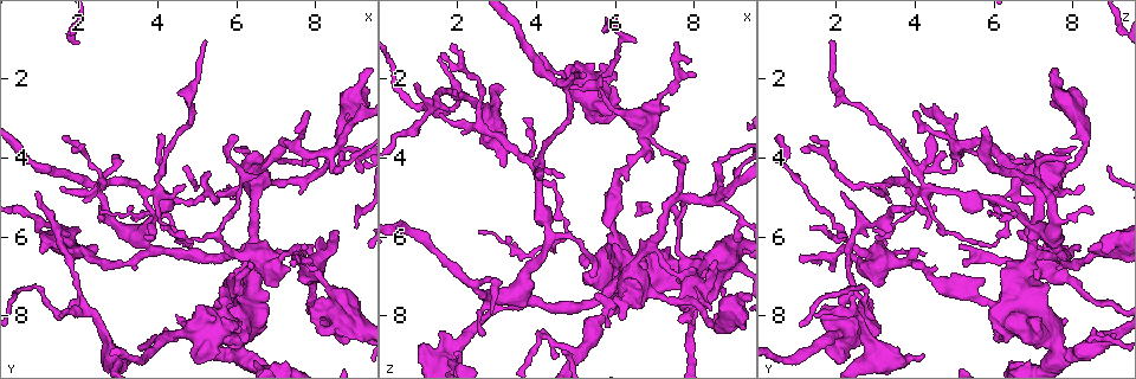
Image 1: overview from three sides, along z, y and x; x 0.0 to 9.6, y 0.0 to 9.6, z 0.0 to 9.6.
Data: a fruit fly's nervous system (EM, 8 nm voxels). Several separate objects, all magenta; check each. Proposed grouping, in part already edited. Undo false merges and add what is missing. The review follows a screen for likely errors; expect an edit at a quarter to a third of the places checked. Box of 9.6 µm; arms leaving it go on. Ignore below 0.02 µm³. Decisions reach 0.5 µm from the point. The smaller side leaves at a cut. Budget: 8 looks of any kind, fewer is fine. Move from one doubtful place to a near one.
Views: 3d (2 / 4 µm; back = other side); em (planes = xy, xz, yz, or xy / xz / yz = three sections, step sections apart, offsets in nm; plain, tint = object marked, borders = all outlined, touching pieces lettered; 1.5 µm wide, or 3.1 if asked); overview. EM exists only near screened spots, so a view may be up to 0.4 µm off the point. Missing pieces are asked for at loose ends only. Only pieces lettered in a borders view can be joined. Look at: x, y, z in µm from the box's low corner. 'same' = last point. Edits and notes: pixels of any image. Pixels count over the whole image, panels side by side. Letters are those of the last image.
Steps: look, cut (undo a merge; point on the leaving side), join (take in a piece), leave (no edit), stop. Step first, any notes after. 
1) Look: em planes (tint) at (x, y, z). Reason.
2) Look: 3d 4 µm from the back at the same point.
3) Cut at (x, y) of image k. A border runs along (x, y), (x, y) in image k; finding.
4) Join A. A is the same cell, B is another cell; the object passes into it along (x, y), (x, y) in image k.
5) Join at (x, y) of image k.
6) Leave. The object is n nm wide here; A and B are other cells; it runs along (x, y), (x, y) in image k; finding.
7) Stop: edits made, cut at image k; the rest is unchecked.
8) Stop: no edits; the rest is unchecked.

Look: 3d 4 µm at (8.75, 3.35, 8.30). Sudden change in width.

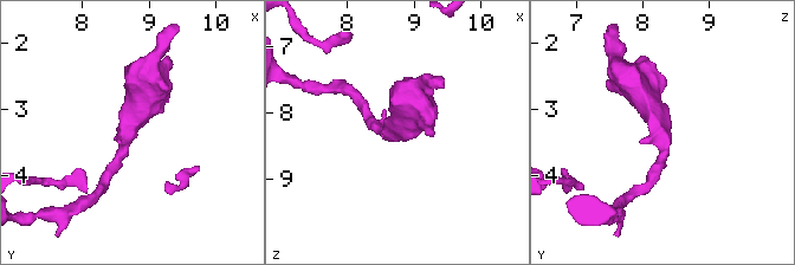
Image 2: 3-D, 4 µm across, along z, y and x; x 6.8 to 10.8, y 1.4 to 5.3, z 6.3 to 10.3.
Look: em planes (borders) at (8.70, 3.35, 8.25). The arms are 170, 420 nm wide.

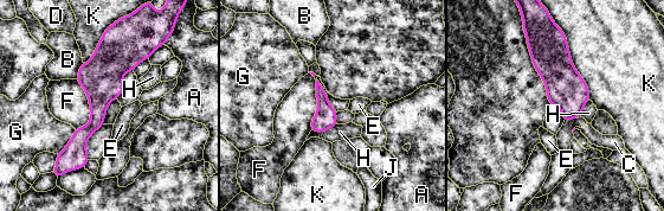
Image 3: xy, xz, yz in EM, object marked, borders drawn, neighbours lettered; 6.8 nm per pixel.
Leave. The object is 260 nm wide here; A, B, C, D, E, F, G, H, J and K are other cells; a border runs along (133, 70), (124, 74), (124, 87) in image 3; all the same cell.

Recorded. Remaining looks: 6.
Look: 3d 2 µm at (7.45, 6.75, 5.20). Free end.

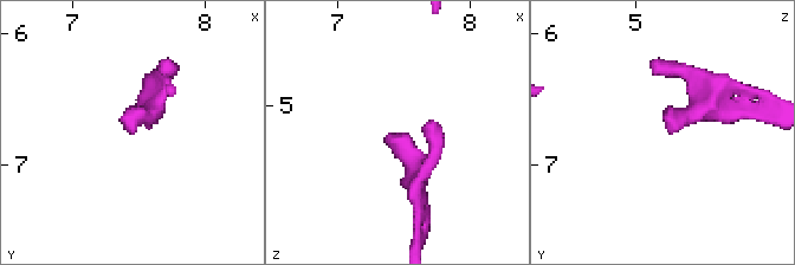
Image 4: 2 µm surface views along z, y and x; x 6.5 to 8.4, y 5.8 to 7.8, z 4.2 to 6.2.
Look: em xy step 8 (tint) at (7.46, 6.74, 5.26).

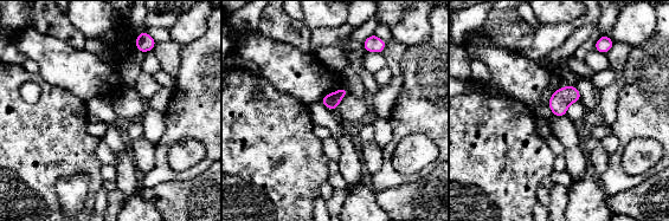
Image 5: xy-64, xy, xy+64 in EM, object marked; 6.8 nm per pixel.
Look: em planes (borders) at the same point. Cut it another way.

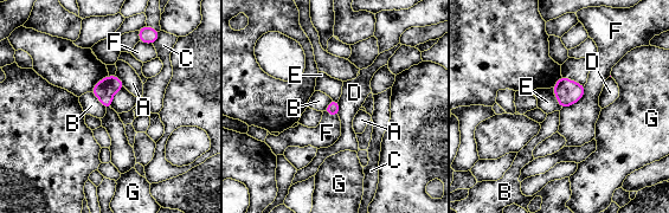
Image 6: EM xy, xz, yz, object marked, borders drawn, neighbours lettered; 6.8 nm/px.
Leave. A, B, C, D, E, F and G are other cells; a border runs along (554, 95), (561, 108) in image 6; none of them fits.

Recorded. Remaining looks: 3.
Look: 3d 4 µm at (7.05, 7.25, 3.10).

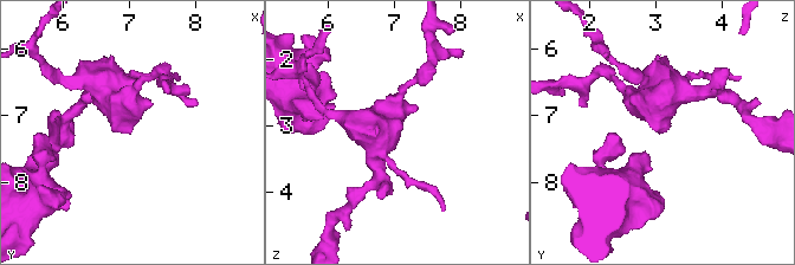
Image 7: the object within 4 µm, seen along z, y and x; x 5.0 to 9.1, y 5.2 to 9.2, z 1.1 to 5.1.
Look: em xz step 4 (tint) at (7.05, 7.25, 3.10). Shape alone is not enough.

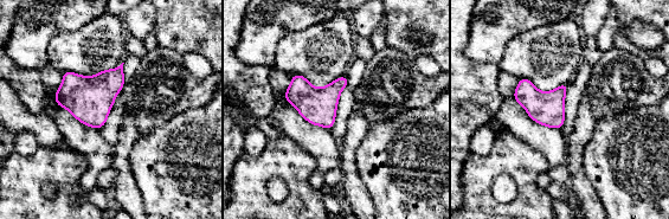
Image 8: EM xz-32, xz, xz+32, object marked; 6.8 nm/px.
Look: em planes (borders) at the same point. Cut it another way.

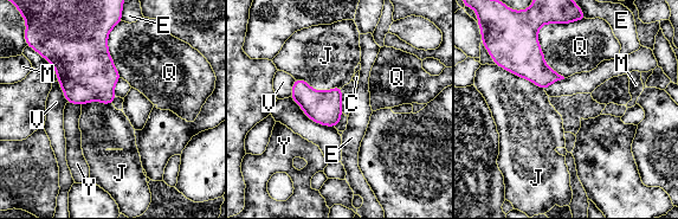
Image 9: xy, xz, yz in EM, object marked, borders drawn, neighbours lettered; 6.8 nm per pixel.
Leave. C, E, J, M, Q, V and Y are other cells; a border runs along (68, 102), (81, 105) in image 9; no lettered piece goes on from it.

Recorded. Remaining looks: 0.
Stop: no edits; the rest is unchecked.

